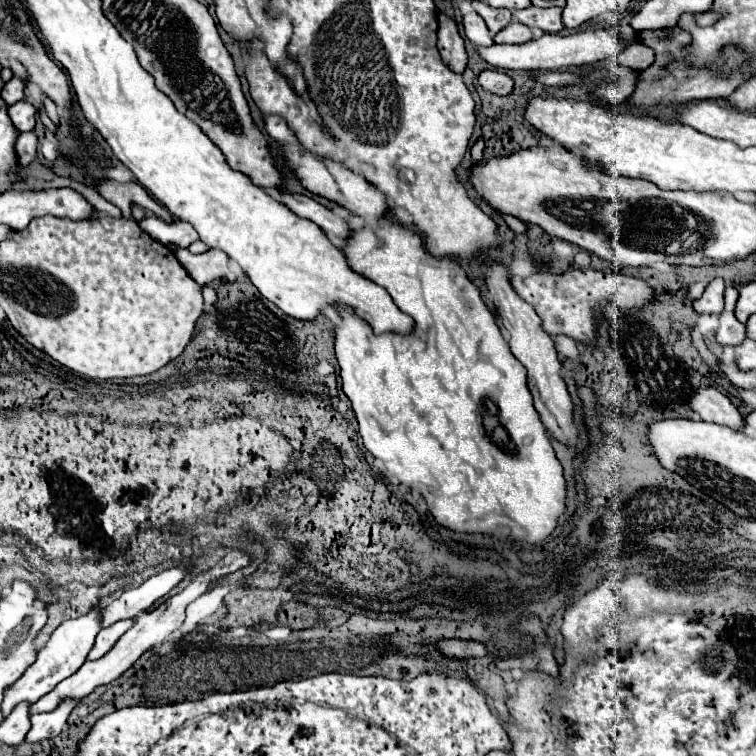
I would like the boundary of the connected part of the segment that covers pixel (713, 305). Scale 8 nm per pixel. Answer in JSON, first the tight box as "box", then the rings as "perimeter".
{"box":[694,278,724,314],"perimeter":[[[714,278],[708,286],[706,286],[706,290],[704,290],[704,294],[698,298],[698,300],[694,300],[694,310],[698,312],[698,314],[720,314],[722,312],[722,306],[724,306],[724,280],[722,278]]]}

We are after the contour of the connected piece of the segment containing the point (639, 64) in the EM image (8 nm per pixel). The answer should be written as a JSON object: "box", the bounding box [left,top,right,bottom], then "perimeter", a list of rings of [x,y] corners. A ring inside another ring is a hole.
{"box":[616,44,654,72],"perimeter":[[[632,44],[616,58],[616,62],[640,72],[654,62],[654,50],[650,46],[644,46],[644,44]]]}

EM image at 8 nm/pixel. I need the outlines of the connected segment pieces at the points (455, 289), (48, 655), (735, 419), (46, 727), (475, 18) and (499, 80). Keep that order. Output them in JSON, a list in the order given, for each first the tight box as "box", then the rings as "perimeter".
[{"box":[264,116,576,544],"perimeter":[[[264,116],[264,134],[278,144],[284,168],[296,176],[302,188],[340,204],[354,216],[364,218],[364,226],[360,230],[352,230],[340,250],[354,272],[366,274],[368,280],[390,290],[394,304],[414,318],[414,328],[408,334],[374,334],[372,328],[360,316],[356,316],[350,306],[336,304],[340,324],[334,326],[334,350],[342,370],[342,390],[352,402],[352,410],[360,424],[358,432],[366,450],[384,462],[390,478],[396,478],[400,484],[418,488],[422,492],[428,510],[438,524],[458,532],[484,534],[492,534],[498,526],[508,526],[512,530],[510,538],[518,542],[526,540],[540,544],[556,528],[556,520],[564,512],[566,500],[566,480],[546,430],[556,440],[574,446],[576,428],[572,424],[574,404],[566,390],[566,382],[560,376],[562,364],[552,338],[542,328],[542,320],[536,310],[514,292],[510,274],[498,260],[488,256],[482,258],[488,292],[504,328],[510,332],[508,348],[496,314],[484,304],[480,290],[470,282],[468,272],[454,258],[434,258],[426,252],[420,234],[396,224],[394,220],[388,220],[392,204],[384,192],[374,188],[362,174],[350,170],[348,166],[304,148],[282,116]]]},{"box":[2,604,102,716],"perimeter":[[[96,604],[88,614],[76,618],[76,620],[66,620],[64,624],[60,624],[54,634],[50,636],[50,640],[46,642],[46,646],[38,652],[38,660],[22,674],[22,678],[10,686],[4,694],[4,702],[2,702],[2,712],[4,716],[8,716],[12,712],[12,708],[22,702],[28,700],[38,702],[46,692],[50,692],[56,684],[60,684],[64,678],[72,676],[74,672],[78,672],[78,668],[86,662],[86,656],[90,652],[90,648],[94,646],[94,638],[100,632],[102,624],[102,604]]]},{"box":[690,386,744,430],"perimeter":[[[712,386],[698,388],[698,392],[694,392],[694,396],[690,398],[690,408],[706,422],[730,426],[732,430],[742,430],[744,426],[744,418],[738,408],[728,400],[728,396]]]},{"box":[26,700,76,742],"perimeter":[[[62,700],[54,712],[42,712],[32,716],[32,730],[26,736],[26,742],[40,742],[46,738],[54,738],[62,732],[70,712],[74,710],[76,702],[74,700]]]},{"box":[462,12,494,46],"perimeter":[[[470,12],[462,18],[462,24],[464,24],[464,34],[466,38],[474,44],[474,46],[492,46],[494,40],[484,24],[484,20],[476,14],[476,12]]]},{"box":[478,70,514,96],"perimeter":[[[484,70],[478,76],[478,82],[484,90],[498,94],[498,96],[508,96],[514,90],[514,80],[508,74],[498,72],[498,70]]]}]

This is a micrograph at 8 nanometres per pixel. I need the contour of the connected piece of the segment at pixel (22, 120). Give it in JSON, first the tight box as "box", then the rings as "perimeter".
{"box":[8,102,36,134],"perimeter":[[[18,102],[18,104],[14,104],[14,106],[8,108],[8,116],[10,116],[14,128],[20,134],[34,130],[34,124],[36,124],[36,108],[32,104]]]}

